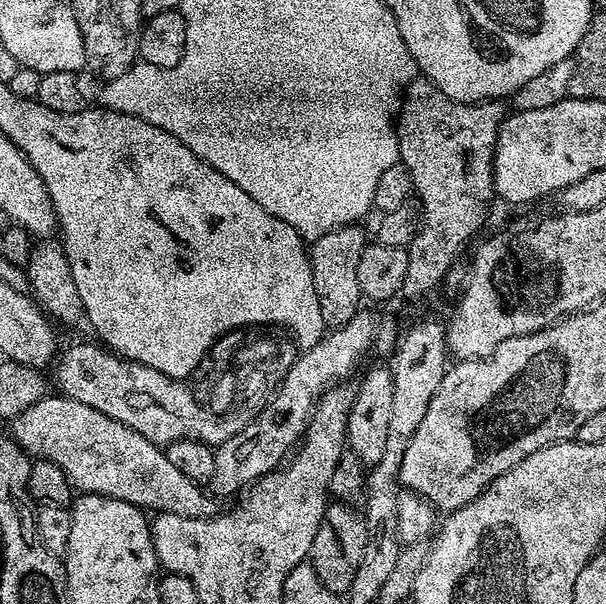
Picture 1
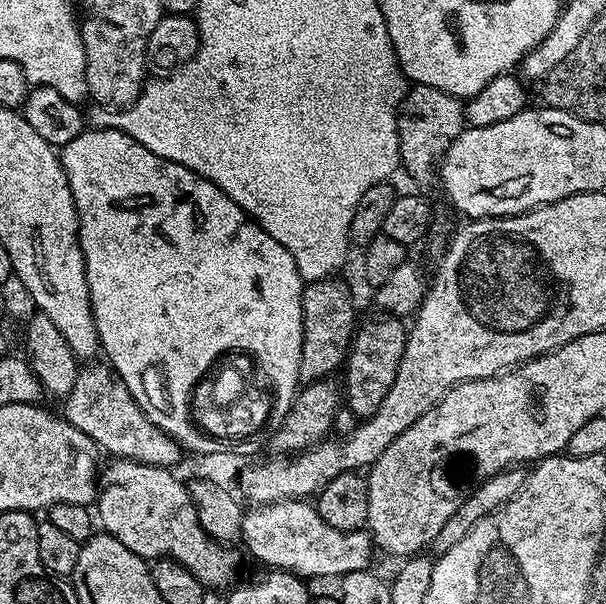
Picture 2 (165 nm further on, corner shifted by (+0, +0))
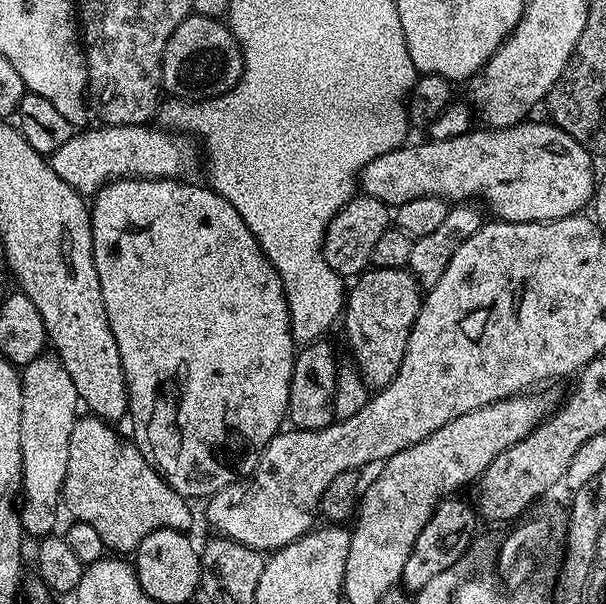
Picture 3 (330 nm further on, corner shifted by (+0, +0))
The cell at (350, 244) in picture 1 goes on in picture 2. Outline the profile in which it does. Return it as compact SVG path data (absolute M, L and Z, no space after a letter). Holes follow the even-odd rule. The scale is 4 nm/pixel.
M329 278L309 283L302 298L304 315L304 333L302 334L302 362L300 363L301 381L327 380L345 367L348 350L352 347L352 338L358 327L356 304L352 301L352 292L340 281Z

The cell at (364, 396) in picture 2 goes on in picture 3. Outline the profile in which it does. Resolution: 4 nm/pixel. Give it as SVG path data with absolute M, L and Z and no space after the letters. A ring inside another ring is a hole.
M369 267L351 285L346 296L346 307L342 313L342 325L348 335L348 348L352 351L354 367L360 379L370 390L379 390L387 386L398 374L402 366L402 358L406 354L406 342L410 342L410 330L418 318L418 310L422 303L422 289L415 276L408 268Z

